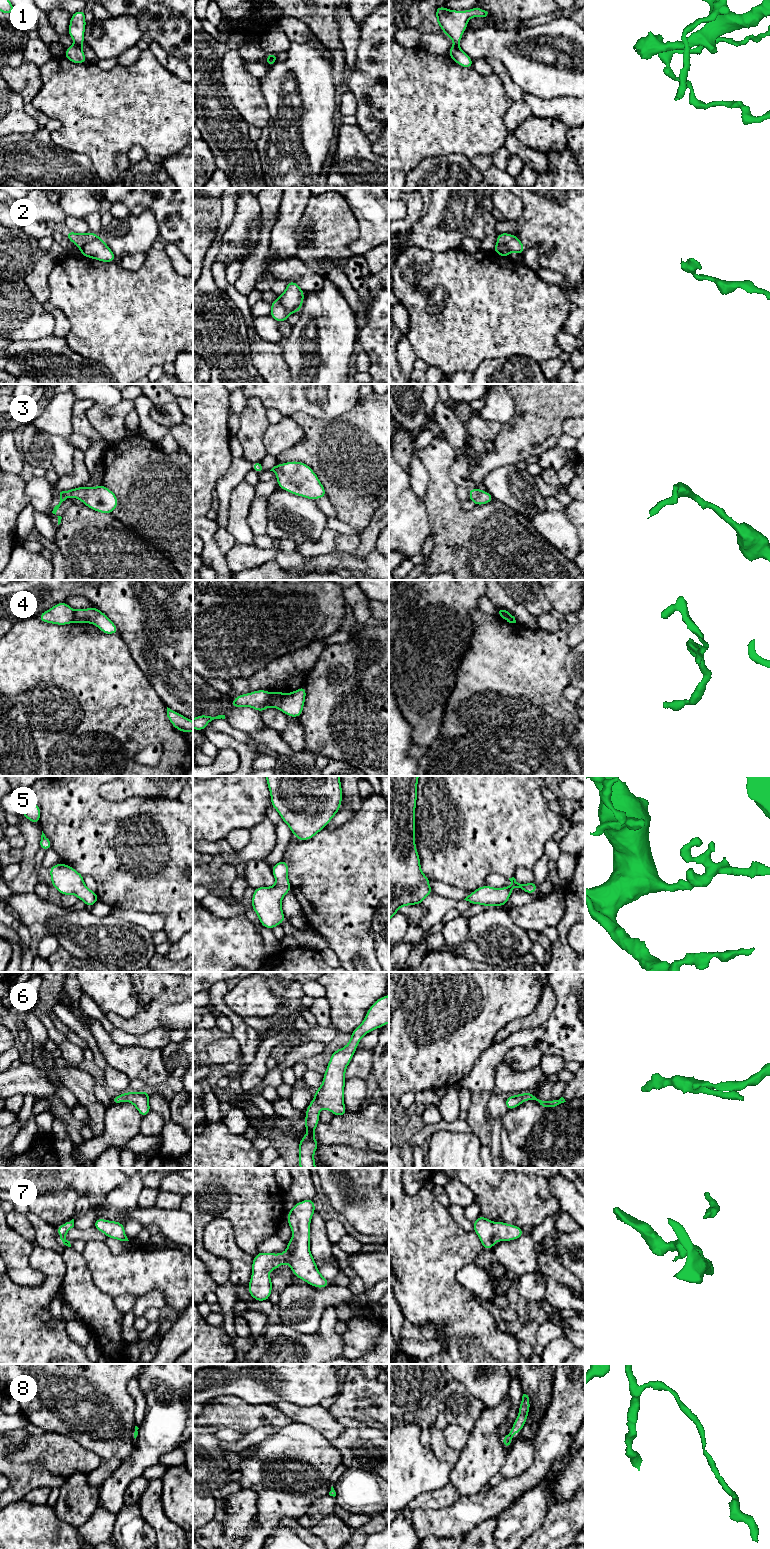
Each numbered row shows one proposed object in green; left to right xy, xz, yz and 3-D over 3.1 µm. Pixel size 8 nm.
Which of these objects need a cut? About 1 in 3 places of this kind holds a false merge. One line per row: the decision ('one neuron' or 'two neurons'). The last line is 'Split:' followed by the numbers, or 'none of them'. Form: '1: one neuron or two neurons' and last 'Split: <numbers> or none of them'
1: two neurons
2: two neurons
3: one neuron
4: two neurons
5: one neuron
6: one neuron
7: one neuron
8: one neuron
Split: 1, 2, 4

